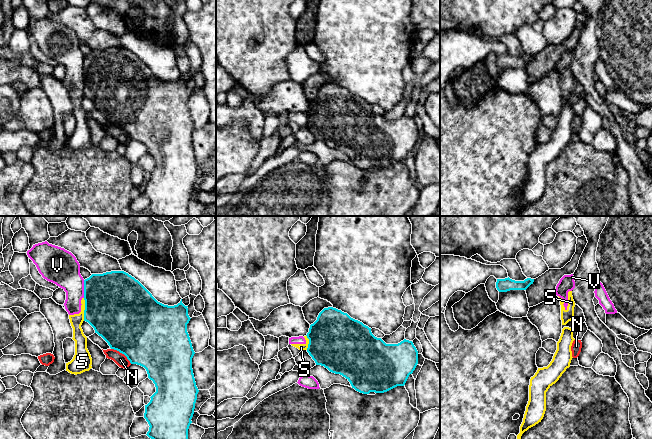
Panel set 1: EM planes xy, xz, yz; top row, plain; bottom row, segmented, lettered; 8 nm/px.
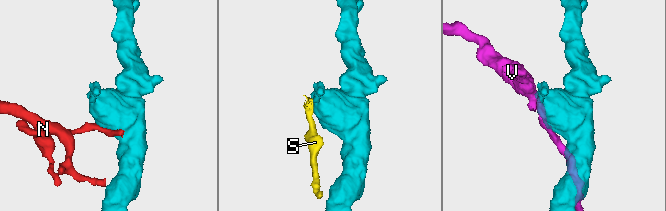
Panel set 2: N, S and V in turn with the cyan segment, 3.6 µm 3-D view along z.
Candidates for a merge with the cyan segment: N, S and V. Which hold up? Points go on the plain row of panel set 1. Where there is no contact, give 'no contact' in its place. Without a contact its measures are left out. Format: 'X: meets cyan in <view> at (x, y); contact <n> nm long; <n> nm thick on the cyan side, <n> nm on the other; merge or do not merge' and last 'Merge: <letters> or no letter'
N: meets cyan in xy at (122, 129); contact 200 nm long; 500 nm thick on the cyan side, 100 nm on the other; do not merge
S: meets cyan in xy at (85, 85); contact 180 nm long; 500 nm thick on the cyan side, 110 nm on the other; do not merge
V: meets cyan in xy at (84, 65); contact 140 nm long; 460 nm thick on the cyan side, 280 nm on the other; do not merge
Merge: no letter

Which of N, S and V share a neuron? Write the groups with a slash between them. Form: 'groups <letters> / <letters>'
groups N / S V

